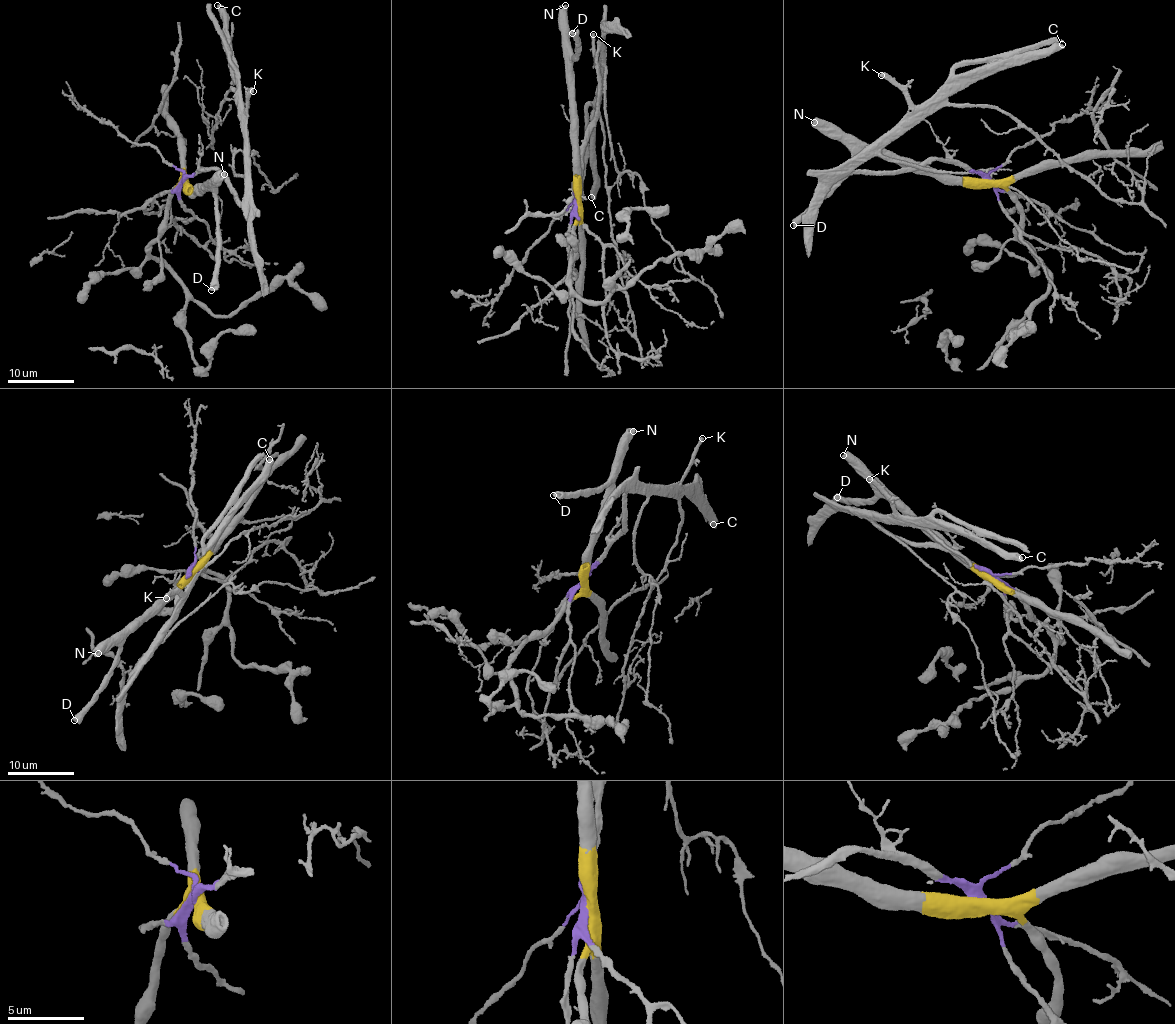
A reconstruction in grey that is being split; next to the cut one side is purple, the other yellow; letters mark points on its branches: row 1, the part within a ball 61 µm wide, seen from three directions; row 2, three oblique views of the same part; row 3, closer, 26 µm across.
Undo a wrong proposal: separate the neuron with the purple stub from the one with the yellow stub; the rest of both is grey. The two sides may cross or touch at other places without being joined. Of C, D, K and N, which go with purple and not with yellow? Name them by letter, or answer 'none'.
C, K

